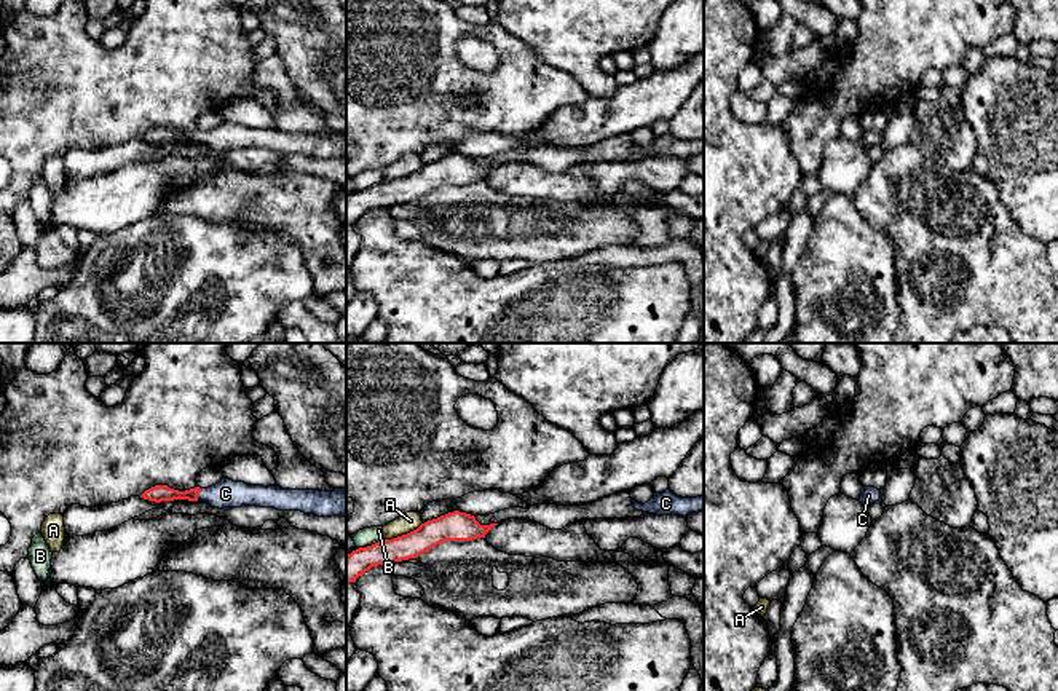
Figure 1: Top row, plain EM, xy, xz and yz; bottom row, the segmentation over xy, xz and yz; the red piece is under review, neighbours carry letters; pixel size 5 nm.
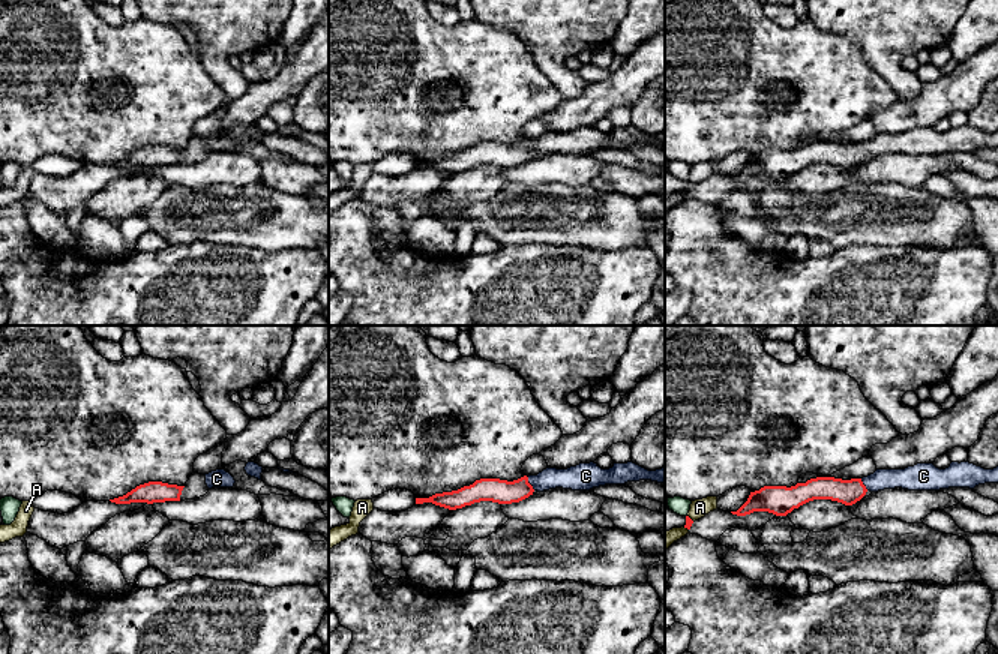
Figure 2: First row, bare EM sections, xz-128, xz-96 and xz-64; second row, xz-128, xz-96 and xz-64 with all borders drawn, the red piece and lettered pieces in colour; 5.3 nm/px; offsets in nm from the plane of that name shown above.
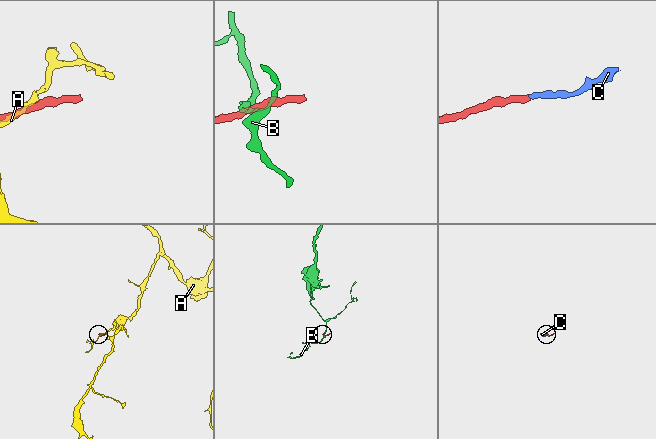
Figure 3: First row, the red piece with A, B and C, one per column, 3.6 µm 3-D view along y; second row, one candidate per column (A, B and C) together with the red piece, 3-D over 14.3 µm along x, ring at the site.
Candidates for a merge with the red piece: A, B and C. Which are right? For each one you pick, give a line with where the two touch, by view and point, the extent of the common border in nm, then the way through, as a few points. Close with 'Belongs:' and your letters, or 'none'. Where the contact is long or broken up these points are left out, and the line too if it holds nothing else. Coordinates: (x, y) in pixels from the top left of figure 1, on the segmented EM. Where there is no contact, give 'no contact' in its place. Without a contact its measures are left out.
C: contact xy (198, 495); length 70 nm; way xy (157, 493), (198, 495), (225, 493)
Belongs: C

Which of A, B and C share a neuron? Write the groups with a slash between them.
A / B / C

